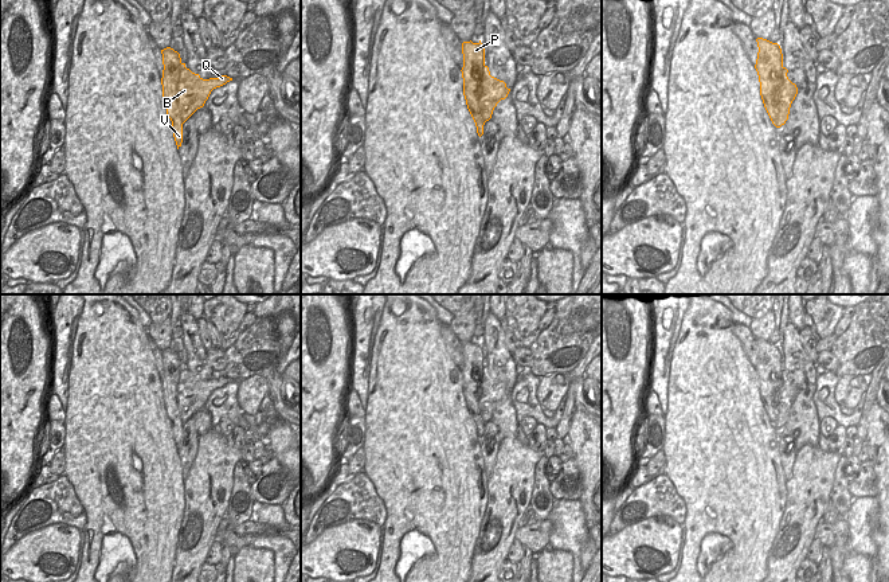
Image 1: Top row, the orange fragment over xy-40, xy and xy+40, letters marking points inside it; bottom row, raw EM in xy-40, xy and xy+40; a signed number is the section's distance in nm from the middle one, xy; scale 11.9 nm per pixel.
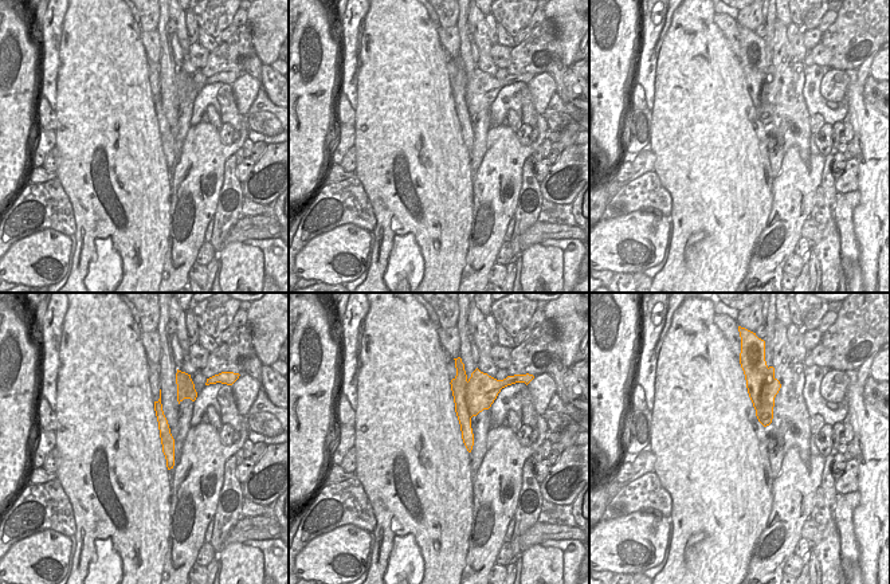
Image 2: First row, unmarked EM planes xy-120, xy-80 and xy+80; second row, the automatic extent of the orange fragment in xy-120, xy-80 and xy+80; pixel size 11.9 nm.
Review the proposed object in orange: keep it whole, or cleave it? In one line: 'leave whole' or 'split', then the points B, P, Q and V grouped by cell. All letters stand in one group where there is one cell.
split; B Q / P V

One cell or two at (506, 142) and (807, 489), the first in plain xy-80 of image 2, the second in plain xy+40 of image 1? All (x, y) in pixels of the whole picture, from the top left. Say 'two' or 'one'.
one

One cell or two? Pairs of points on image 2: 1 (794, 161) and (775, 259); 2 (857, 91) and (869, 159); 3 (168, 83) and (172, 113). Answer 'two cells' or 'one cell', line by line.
1: one cell
2: one cell
3: one cell

